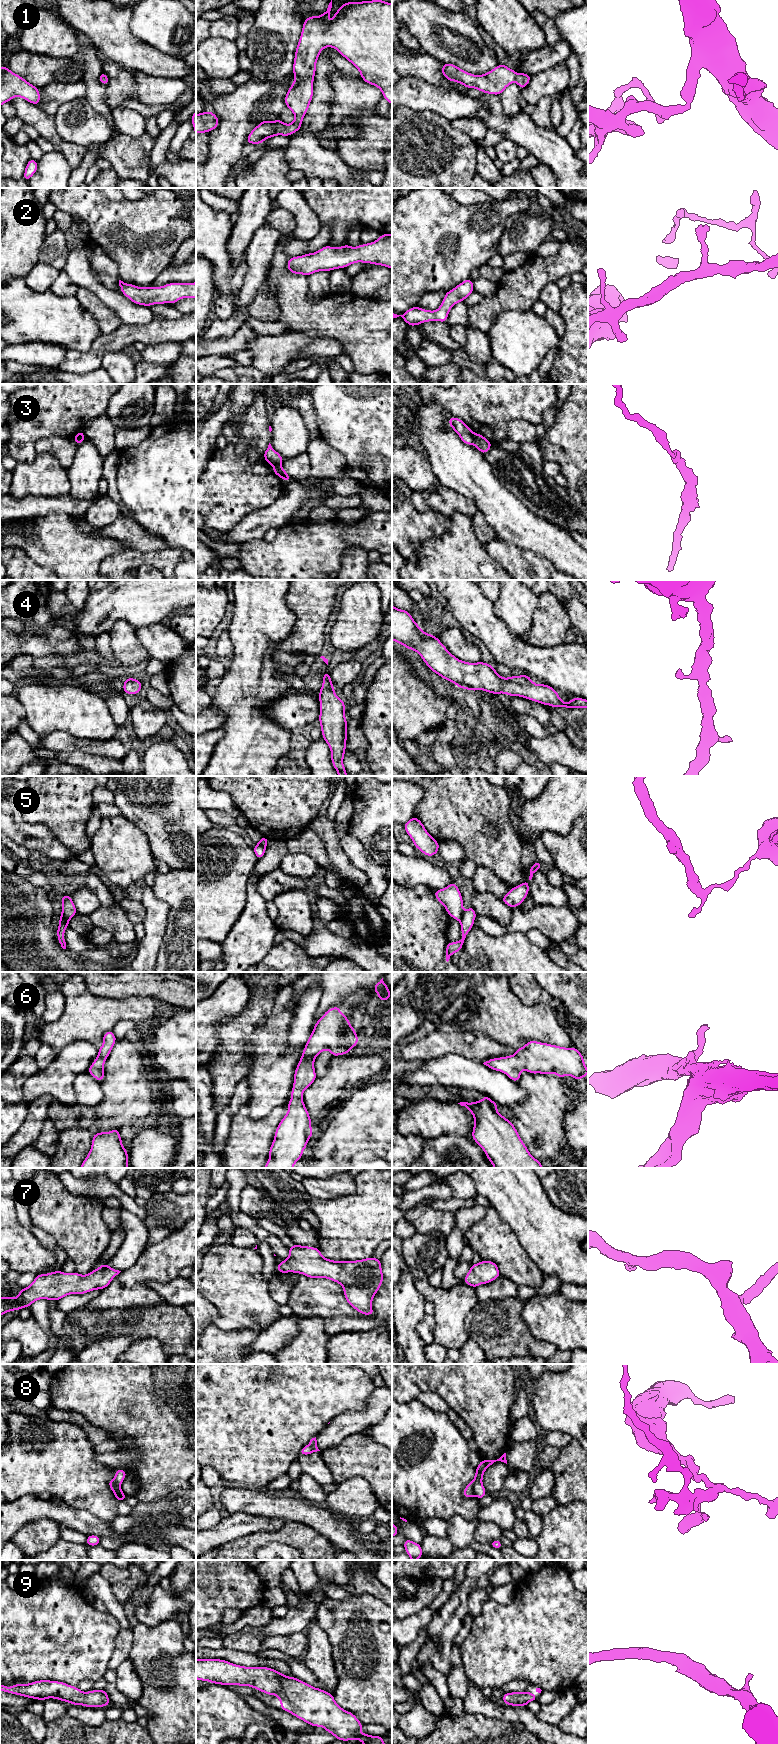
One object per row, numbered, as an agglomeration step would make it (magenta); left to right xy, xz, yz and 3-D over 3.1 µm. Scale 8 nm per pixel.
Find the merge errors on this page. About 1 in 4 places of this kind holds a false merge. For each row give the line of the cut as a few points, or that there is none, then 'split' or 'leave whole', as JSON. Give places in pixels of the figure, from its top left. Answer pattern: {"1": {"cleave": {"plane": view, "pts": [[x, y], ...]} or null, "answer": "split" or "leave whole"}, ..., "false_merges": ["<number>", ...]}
{"1": {"cleave": null, "answer": "leave whole"}, "2": {"cleave": null, "answer": "leave whole"}, "3": {"cleave": {"plane": "yz", "pts": [[474, 433], [472, 443]]}, "answer": "split"}, "4": {"cleave": null, "answer": "leave whole"}, "5": {"cleave": {"plane": "yz", "pts": [[464, 911], [459, 920]]}, "answer": "split"}, "6": {"cleave": null, "answer": "leave whole"}, "7": {"cleave": null, "answer": "leave whole"}, "8": {"cleave": {"plane": "yz", "pts": [[481, 1480], [474, 1482], [473, 1494]]}, "answer": "split"}, "9": {"cleave": null, "answer": "leave whole"}, "false_merges": ["3", "5", "8"]}

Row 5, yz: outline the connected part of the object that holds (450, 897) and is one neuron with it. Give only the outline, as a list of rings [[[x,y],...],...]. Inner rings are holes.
[[[451,882],[446,888],[434,891],[436,899],[445,907],[448,915],[458,921],[463,916],[463,898],[457,885]]]

